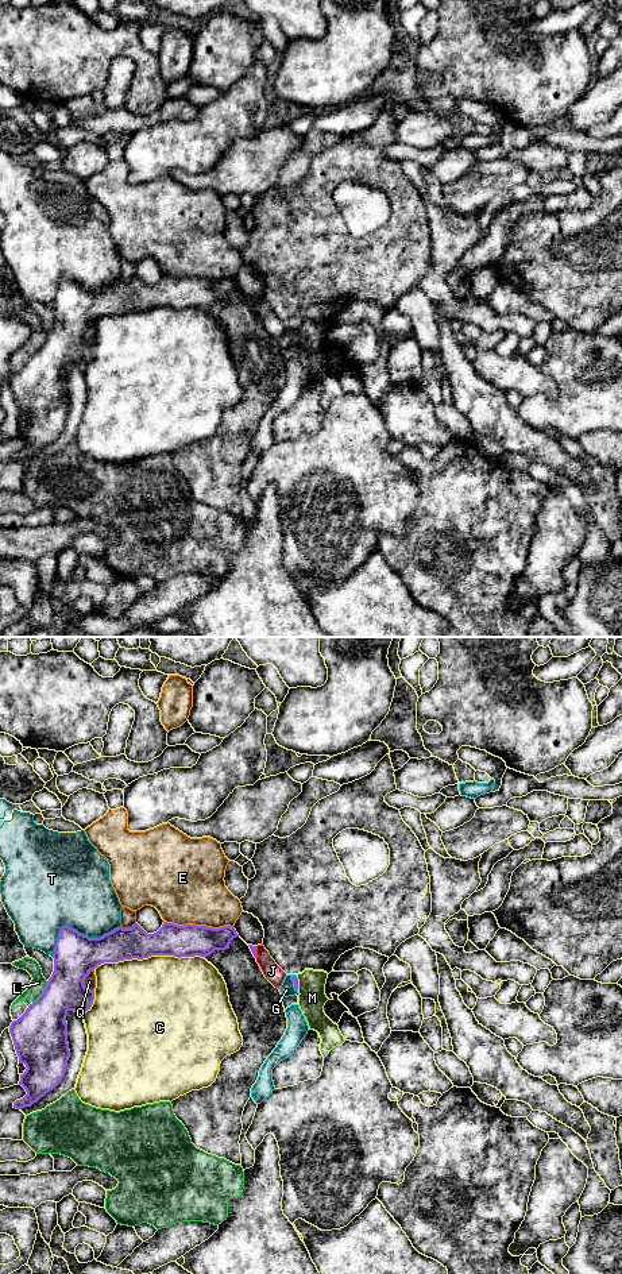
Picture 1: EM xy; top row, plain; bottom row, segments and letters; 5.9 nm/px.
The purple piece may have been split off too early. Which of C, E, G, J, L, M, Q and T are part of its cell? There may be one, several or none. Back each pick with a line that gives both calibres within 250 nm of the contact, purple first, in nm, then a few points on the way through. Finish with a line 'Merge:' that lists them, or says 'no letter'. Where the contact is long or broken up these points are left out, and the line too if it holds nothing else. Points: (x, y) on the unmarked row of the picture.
Merge: no letter

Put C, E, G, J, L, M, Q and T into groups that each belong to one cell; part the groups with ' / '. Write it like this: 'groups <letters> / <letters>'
groups C / E / G / J / L / M / Q / T

